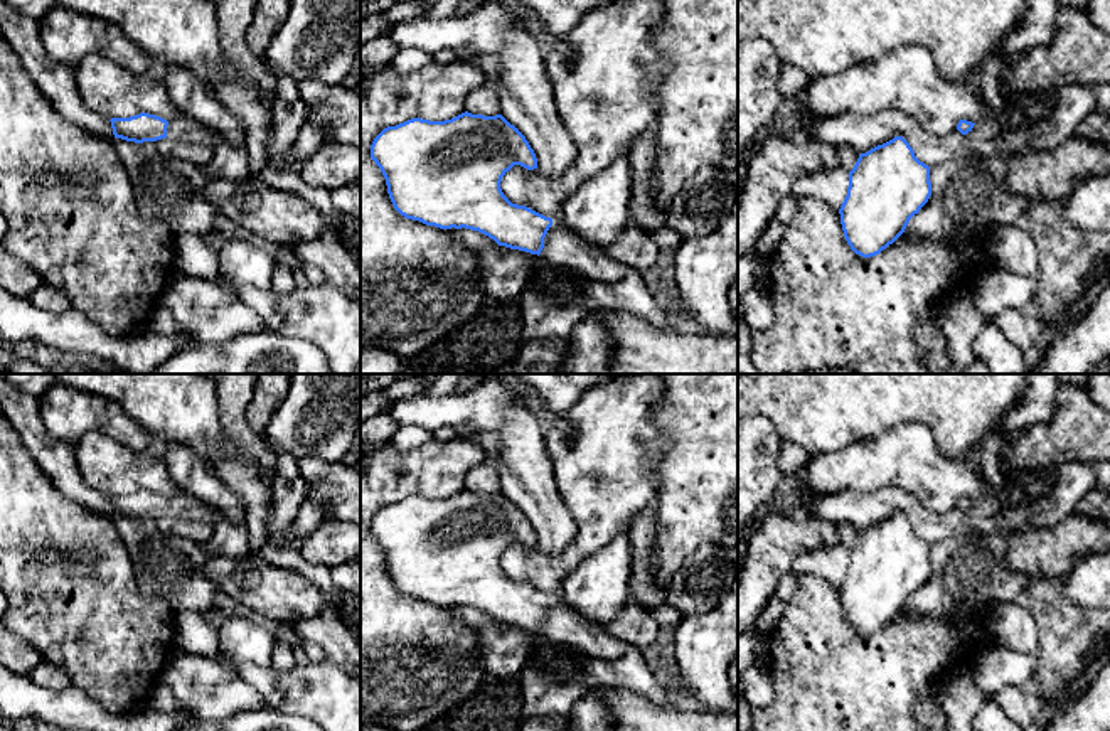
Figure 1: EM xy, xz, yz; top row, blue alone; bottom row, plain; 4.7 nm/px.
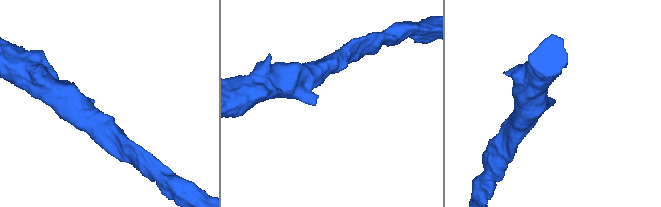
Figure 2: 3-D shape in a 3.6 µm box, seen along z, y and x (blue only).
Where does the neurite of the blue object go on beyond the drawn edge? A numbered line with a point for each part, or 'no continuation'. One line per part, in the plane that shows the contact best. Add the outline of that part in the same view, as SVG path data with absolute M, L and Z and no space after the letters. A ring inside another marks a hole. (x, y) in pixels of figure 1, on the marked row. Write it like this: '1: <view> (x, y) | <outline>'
1: xz (563, 248) | M556 217L544 237L539 254L542 264L571 268L590 281L613 283L622 280L632 268L605 254L601 248L591 246L578 237L563 217Z

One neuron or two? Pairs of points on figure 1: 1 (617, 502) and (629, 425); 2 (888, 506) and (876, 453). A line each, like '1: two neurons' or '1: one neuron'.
1: one neuron
2: two neurons

